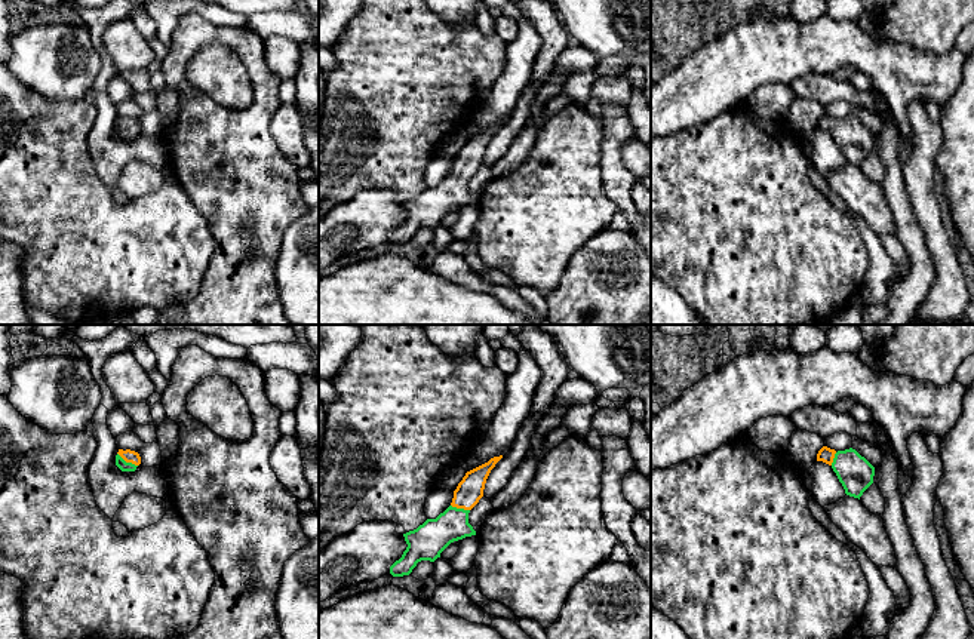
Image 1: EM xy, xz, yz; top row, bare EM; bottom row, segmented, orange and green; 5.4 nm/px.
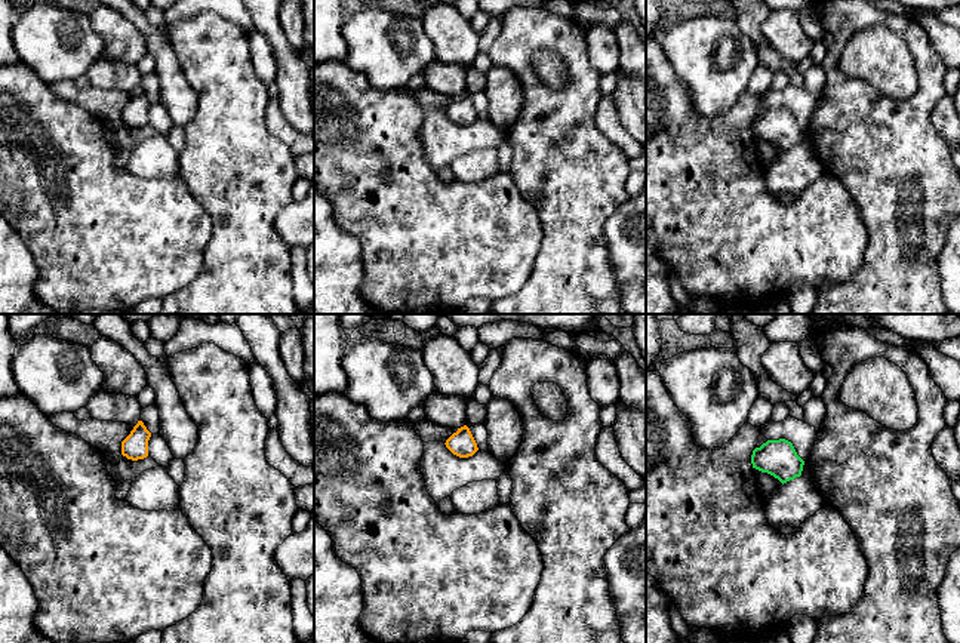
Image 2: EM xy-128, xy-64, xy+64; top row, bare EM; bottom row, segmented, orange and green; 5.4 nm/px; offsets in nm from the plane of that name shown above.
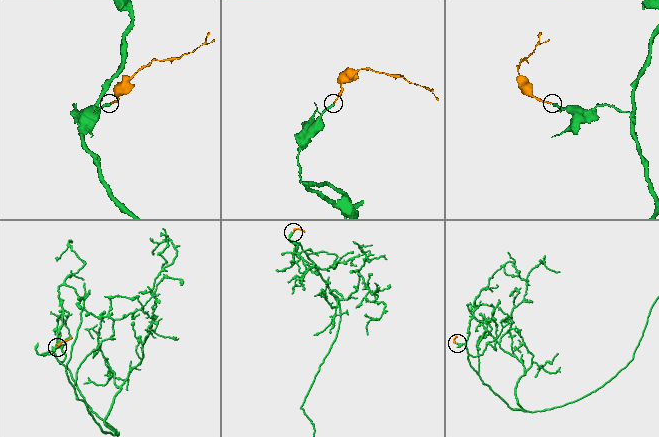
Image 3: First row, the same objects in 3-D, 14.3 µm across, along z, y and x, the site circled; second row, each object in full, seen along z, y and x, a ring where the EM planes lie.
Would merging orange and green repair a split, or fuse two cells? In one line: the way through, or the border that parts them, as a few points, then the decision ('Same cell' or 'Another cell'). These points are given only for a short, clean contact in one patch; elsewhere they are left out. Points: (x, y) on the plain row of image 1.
Path across: xy (128, 123), (128, 129), (120, 131). Same cell

